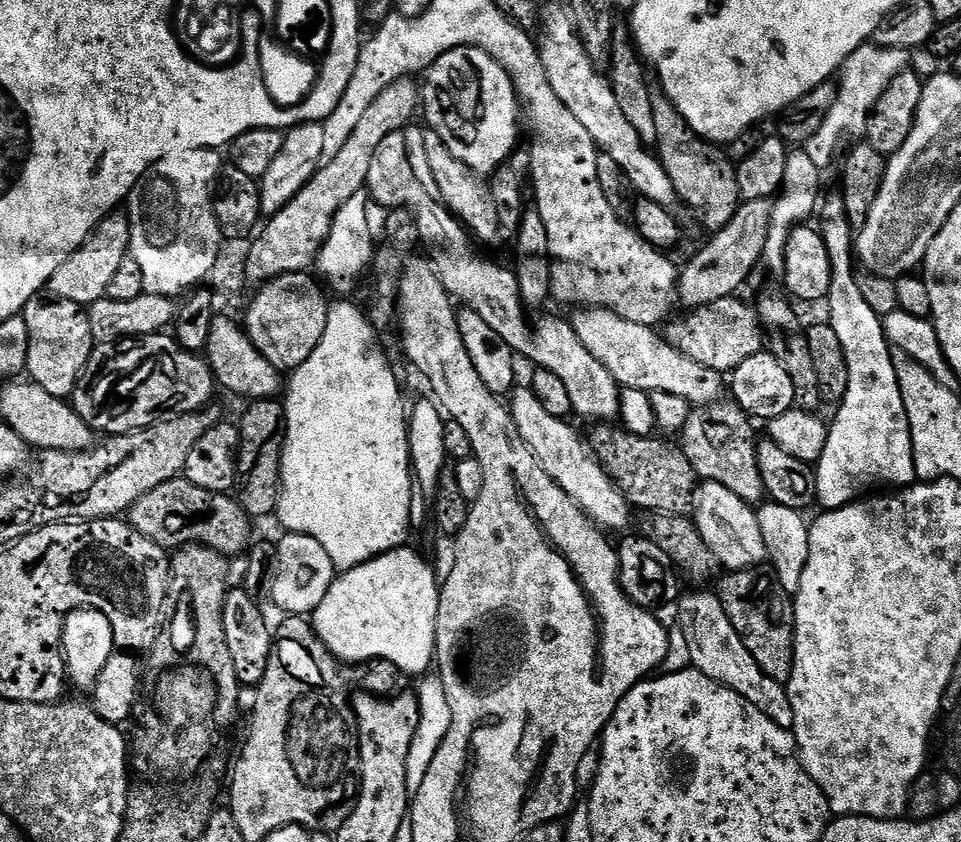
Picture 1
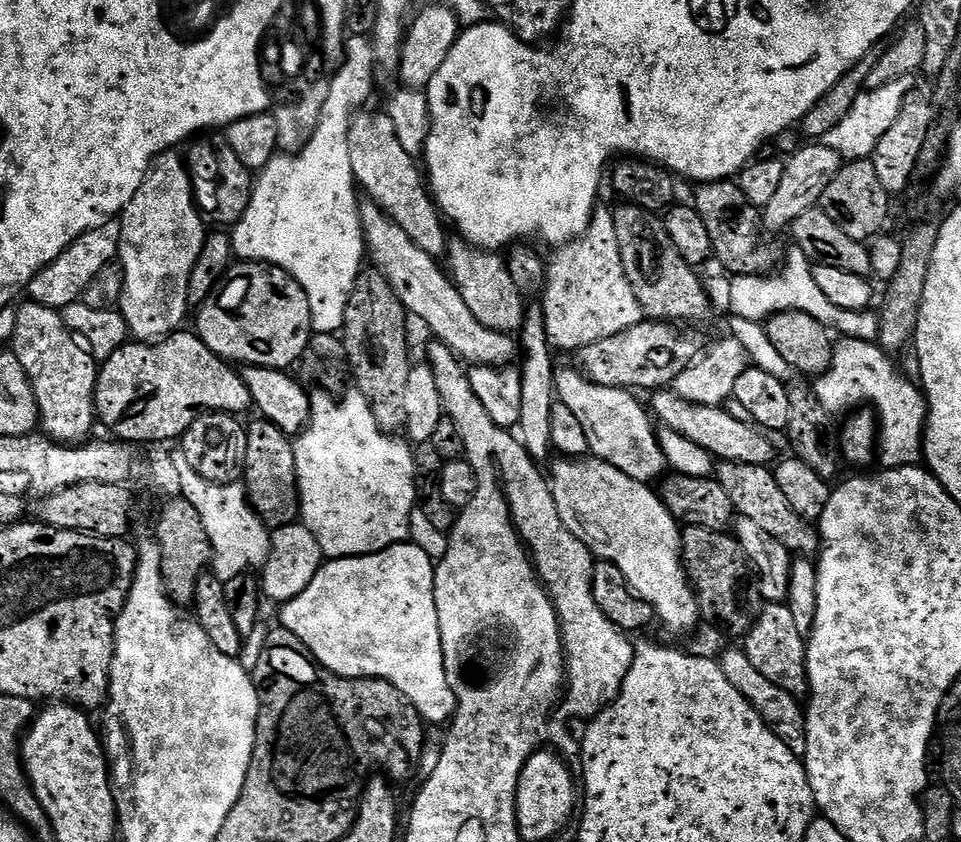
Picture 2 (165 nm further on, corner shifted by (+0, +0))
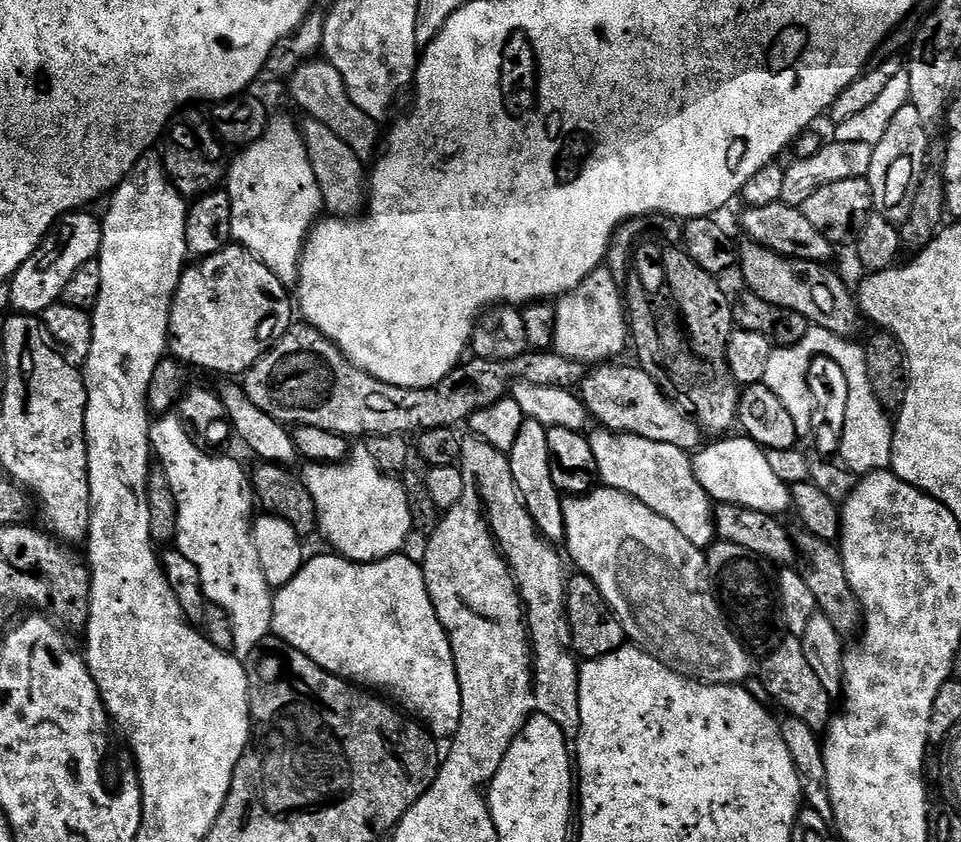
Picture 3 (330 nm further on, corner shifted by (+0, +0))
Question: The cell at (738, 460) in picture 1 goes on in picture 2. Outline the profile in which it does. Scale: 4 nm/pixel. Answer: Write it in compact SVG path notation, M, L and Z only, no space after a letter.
M721 463L714 472L715 479L720 481L722 490L730 494L730 502L737 517L750 518L770 538L778 538L782 546L793 554L799 554L804 558L812 558L820 550L819 531L809 521L798 518L794 510L790 510L790 502L782 495L782 489L778 487L776 473L771 467L762 464L729 464Z

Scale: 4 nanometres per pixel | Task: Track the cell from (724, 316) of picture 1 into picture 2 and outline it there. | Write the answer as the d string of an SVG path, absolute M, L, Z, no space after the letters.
M645 318L640 323L630 326L625 332L614 334L610 338L602 338L598 342L588 344L575 353L575 367L590 382L598 386L610 386L611 388L626 388L637 390L636 388L648 388L647 390L664 390L676 381L678 374L686 370L686 366L694 358L694 354L700 351L702 344L692 336L687 336L684 332L679 332L679 327L668 322L657 322L653 319Z

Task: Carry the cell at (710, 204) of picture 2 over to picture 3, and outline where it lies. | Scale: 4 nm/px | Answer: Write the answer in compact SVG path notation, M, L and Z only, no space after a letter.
M744 242L738 248L738 272L744 275L744 288L755 294L758 298L770 302L774 306L782 306L786 310L794 310L794 314L802 314L809 325L830 330L830 334L845 338L856 338L860 328L856 325L858 305L853 289L844 285L844 280L836 272L831 272L828 266L816 264L813 260L792 260L789 256L778 254L774 250L764 248L760 244Z

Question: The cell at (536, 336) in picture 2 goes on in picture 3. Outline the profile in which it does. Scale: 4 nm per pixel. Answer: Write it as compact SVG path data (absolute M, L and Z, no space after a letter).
M525 419L522 430L518 430L518 438L514 441L512 451L507 453L510 470L514 474L514 482L518 486L526 510L540 531L541 536L549 542L564 540L564 500L562 493L554 484L551 473L550 442L548 429L542 422Z

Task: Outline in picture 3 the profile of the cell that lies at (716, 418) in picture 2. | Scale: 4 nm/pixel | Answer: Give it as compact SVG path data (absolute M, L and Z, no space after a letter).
M604 362L587 373L584 379L578 385L578 395L580 401L584 404L584 409L588 411L589 417L596 421L599 425L611 429L612 432L629 432L640 438L650 438L650 442L666 442L670 446L678 446L685 450L696 450L701 447L702 429L693 420L688 413L682 411L670 397L658 386L658 382L654 382L654 378L650 378L650 374L646 374L643 368L633 366L627 368L624 364L616 364L620 362Z

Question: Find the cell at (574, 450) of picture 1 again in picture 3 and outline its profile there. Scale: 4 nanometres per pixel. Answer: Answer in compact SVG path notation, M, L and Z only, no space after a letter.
M596 486L584 495L569 495L564 500L564 540L566 545L568 544L568 552L572 555L573 562L580 567L577 569L583 575L591 578L598 586L598 590L602 590L602 598L606 598L606 602L612 608L612 613L622 622L625 637L635 647L644 649L656 660L661 660L666 667L673 668L675 672L688 677L689 680L698 680L702 684L734 684L740 686L745 683L744 679L751 672L753 675L754 664L752 668L751 660L753 657L750 655L743 639L734 631L733 625L730 623L717 593L710 587L707 555L701 548L694 546L694 542L690 542L690 538L684 537L678 531L678 526L674 526L674 522L662 518L662 514L654 514L654 510L650 510L650 506L642 506L642 502L638 502L630 494L622 494L613 488Z

